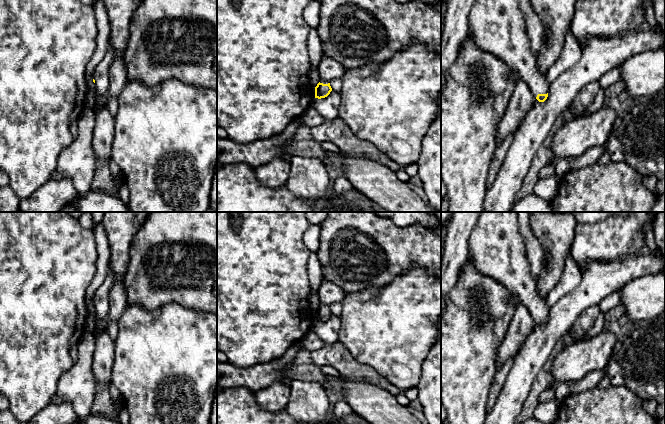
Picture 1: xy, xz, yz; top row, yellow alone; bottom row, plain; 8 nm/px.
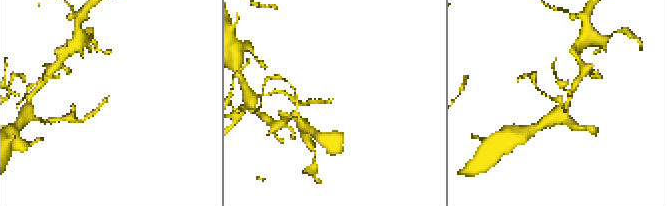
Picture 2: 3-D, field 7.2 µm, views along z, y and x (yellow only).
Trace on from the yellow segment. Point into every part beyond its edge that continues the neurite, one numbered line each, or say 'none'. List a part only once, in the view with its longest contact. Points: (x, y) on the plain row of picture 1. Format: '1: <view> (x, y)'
1: yz (496, 247)

